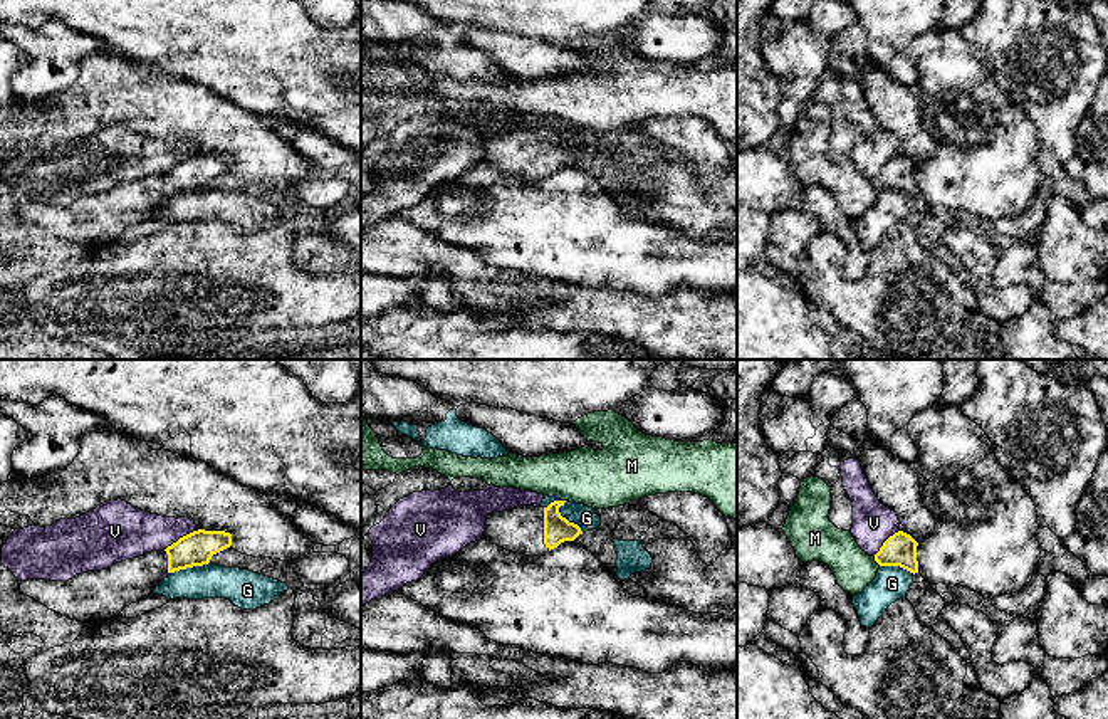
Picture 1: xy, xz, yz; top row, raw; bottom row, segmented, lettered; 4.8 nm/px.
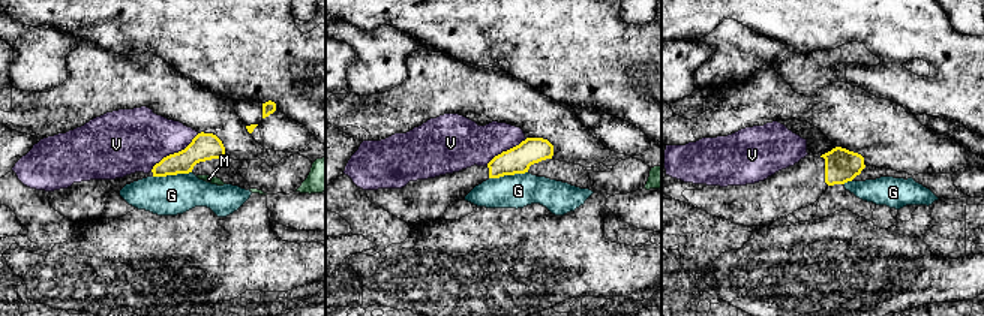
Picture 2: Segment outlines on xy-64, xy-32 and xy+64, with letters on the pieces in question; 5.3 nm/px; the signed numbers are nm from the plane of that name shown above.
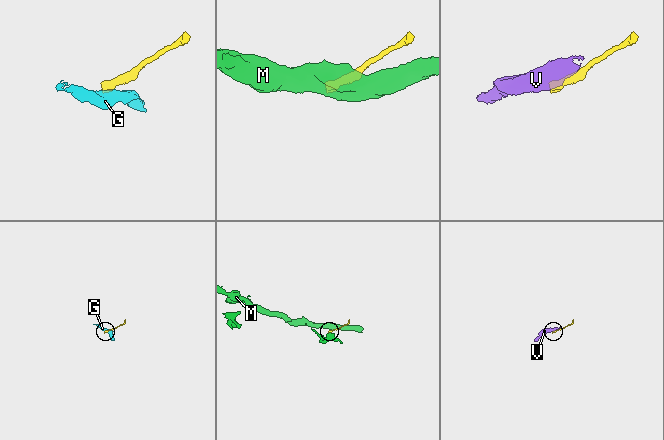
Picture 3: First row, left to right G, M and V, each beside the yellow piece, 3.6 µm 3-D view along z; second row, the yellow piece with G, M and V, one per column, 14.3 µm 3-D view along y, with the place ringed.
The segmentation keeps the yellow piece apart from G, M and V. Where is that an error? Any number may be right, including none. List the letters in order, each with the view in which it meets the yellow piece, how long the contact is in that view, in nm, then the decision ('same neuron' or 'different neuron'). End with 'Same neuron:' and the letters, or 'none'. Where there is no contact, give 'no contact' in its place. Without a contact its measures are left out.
G: xy | 200 nm | different neuron
M: yz | 50 nm | different neuron
V: xy | 200 nm | different neuron
Same neuron: none

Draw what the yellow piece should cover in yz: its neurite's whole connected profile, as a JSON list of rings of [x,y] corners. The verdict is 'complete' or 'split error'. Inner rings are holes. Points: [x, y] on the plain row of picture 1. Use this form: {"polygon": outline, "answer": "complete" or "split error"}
{"polygon": [[[898,155],[883,166],[875,185],[880,190],[900,190],[915,198],[918,197],[917,170],[910,158]]], "answer": "complete"}

